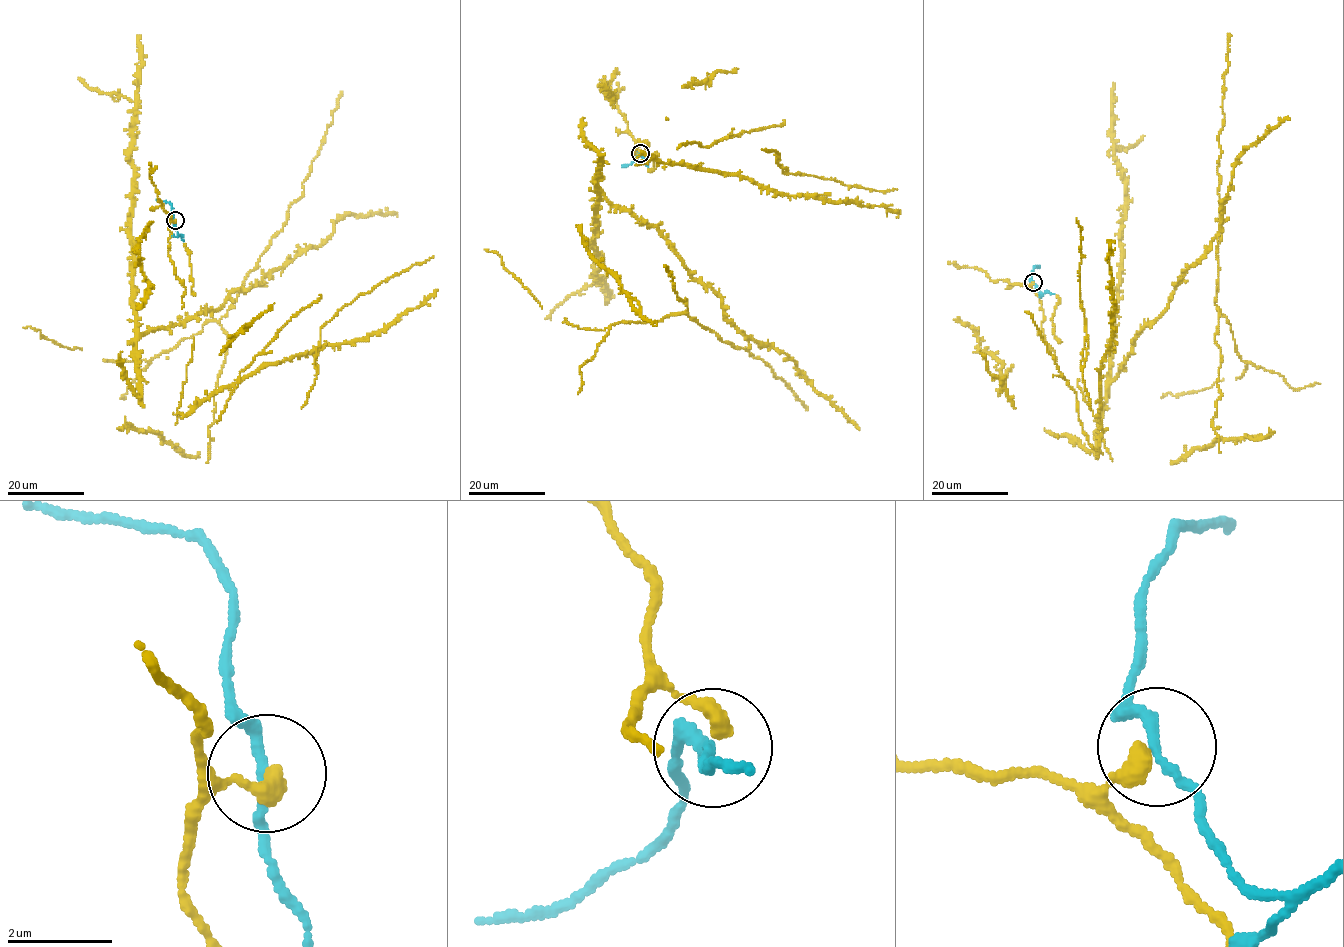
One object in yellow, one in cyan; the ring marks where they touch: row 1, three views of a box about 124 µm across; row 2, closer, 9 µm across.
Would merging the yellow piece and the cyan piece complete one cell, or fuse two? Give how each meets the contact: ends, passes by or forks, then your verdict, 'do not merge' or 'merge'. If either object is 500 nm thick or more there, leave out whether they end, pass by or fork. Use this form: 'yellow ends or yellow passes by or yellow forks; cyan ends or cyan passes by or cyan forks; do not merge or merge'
yellow ends; cyan passes by; merge

